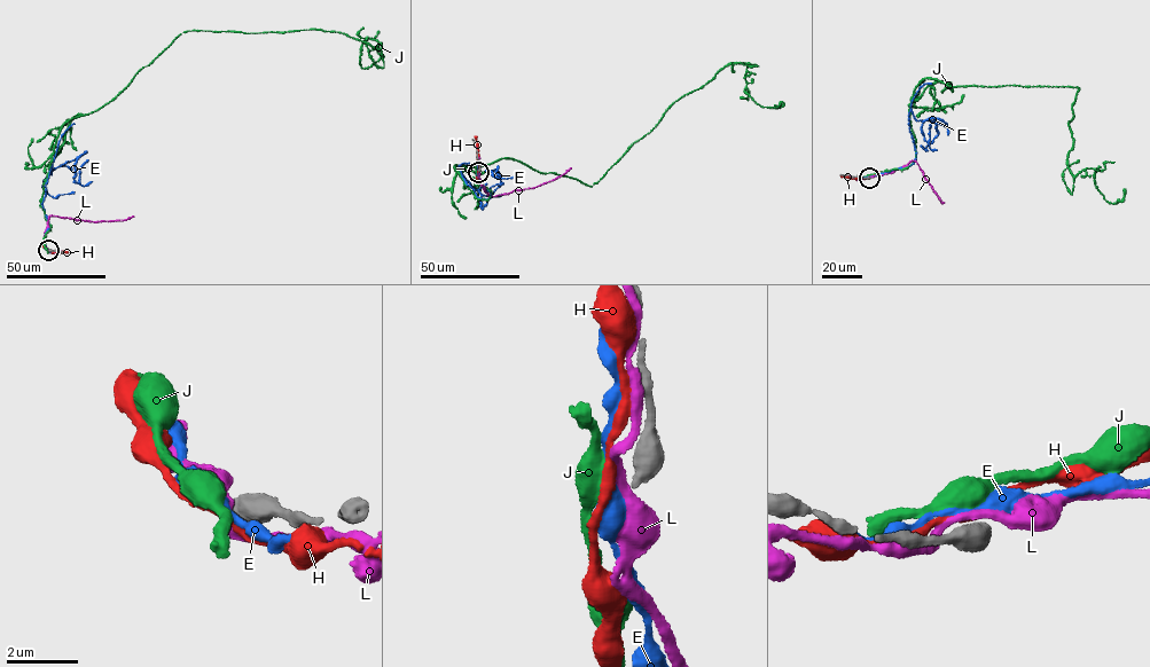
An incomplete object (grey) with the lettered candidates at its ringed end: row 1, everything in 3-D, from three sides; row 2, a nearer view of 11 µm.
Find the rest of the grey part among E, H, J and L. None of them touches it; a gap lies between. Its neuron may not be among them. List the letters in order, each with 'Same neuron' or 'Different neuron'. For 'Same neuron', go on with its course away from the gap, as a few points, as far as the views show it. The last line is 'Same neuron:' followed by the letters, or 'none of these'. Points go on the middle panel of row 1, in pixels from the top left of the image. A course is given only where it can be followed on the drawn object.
E: Different neuron
H: Different neuron
J: Different neuron
L: Different neuron
Same neuron: none of these

